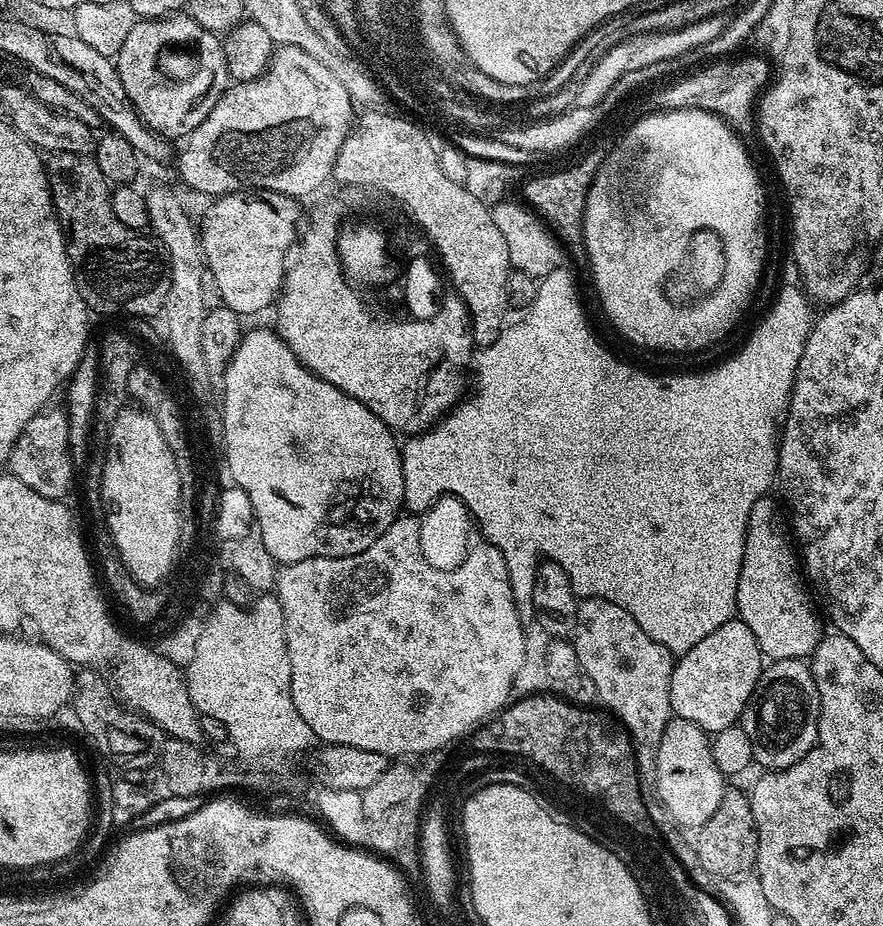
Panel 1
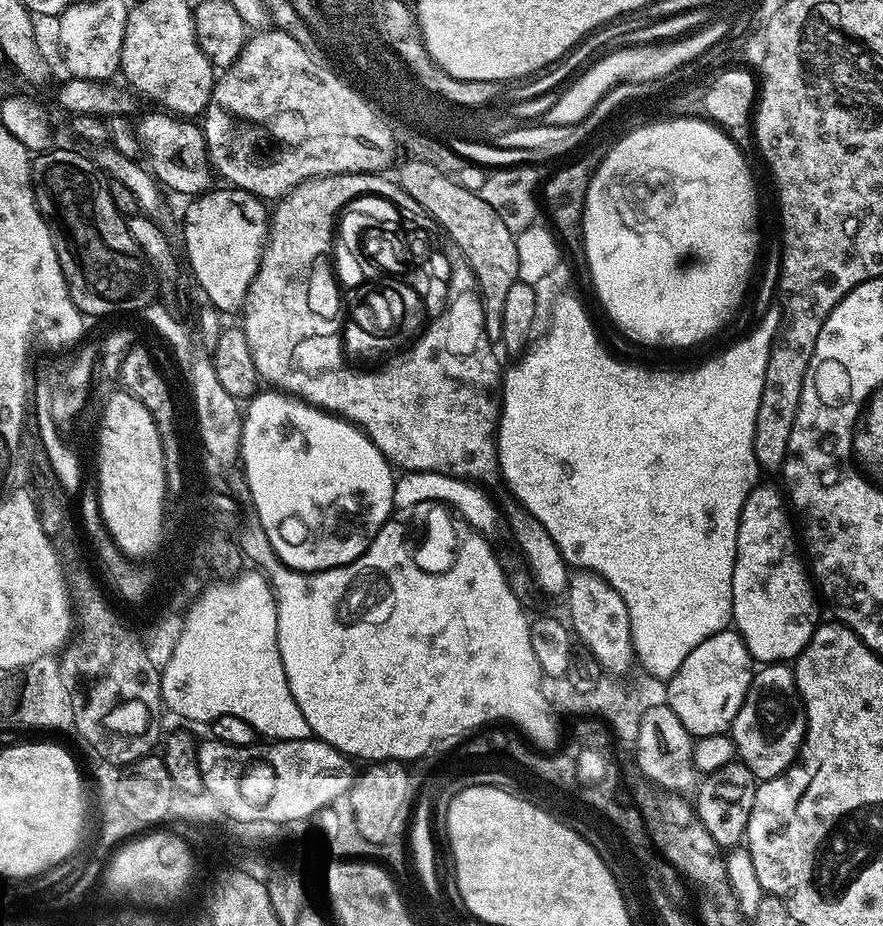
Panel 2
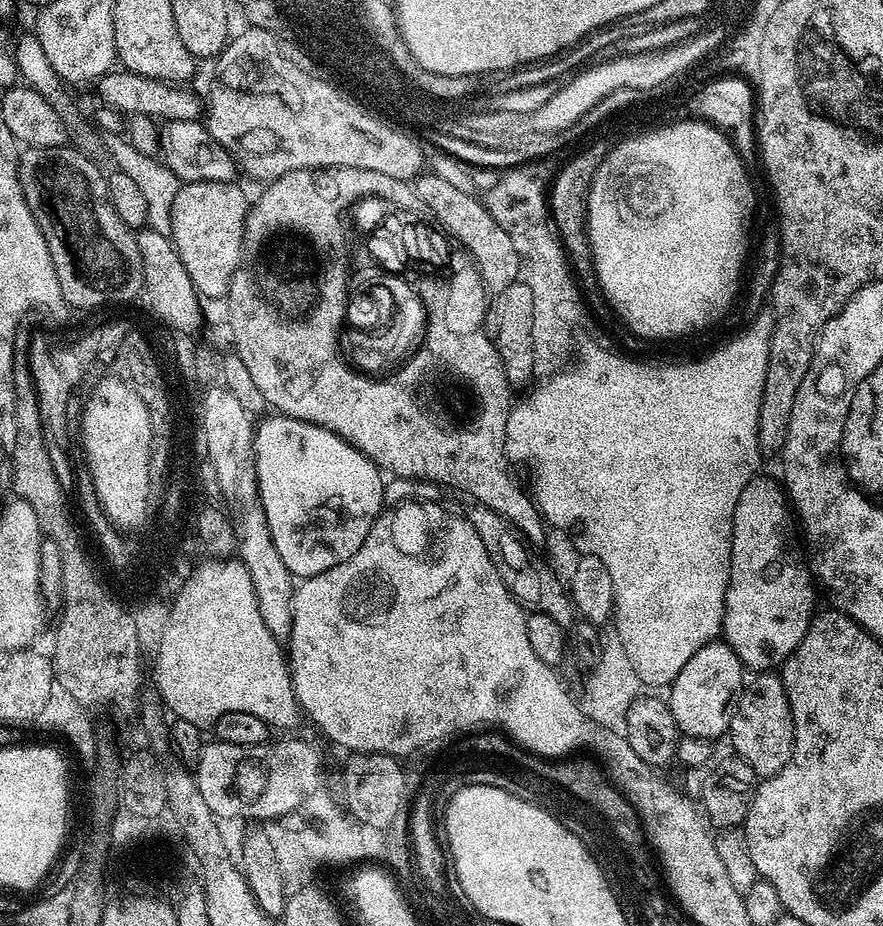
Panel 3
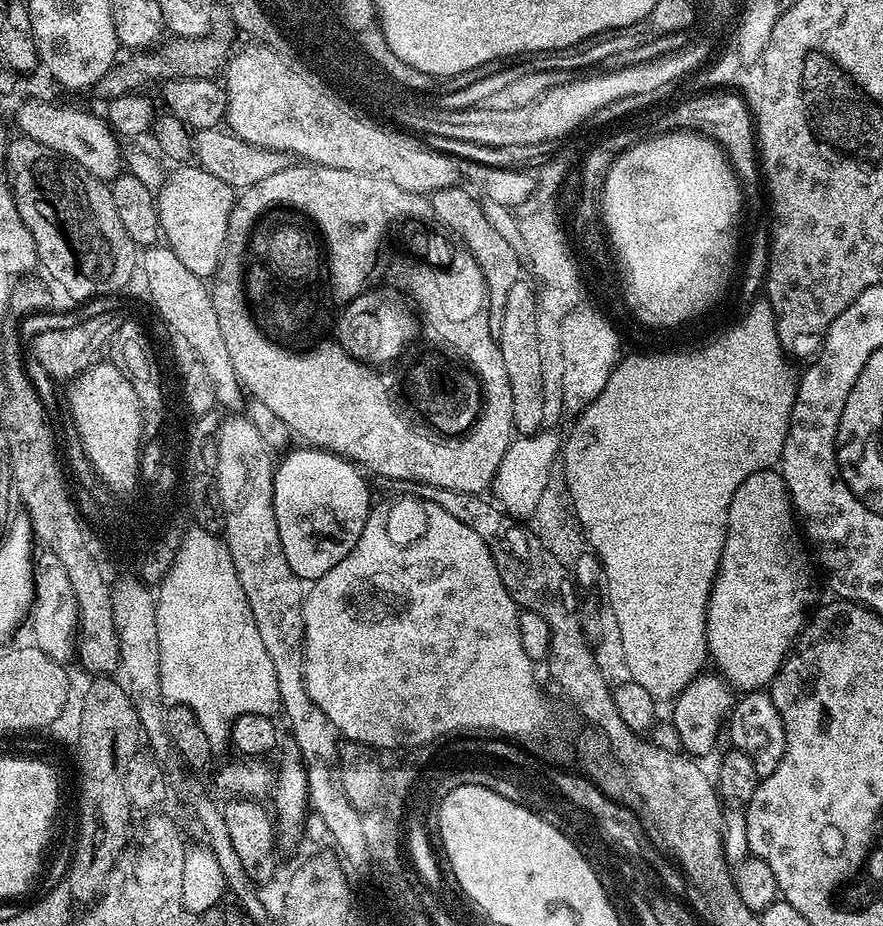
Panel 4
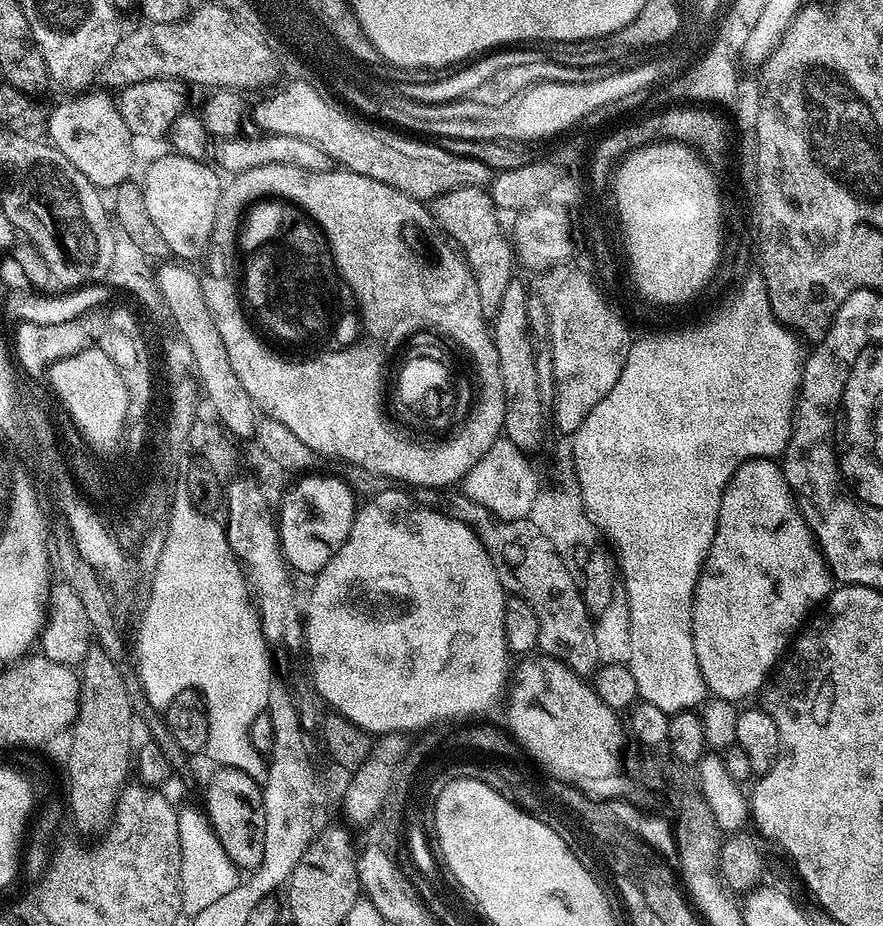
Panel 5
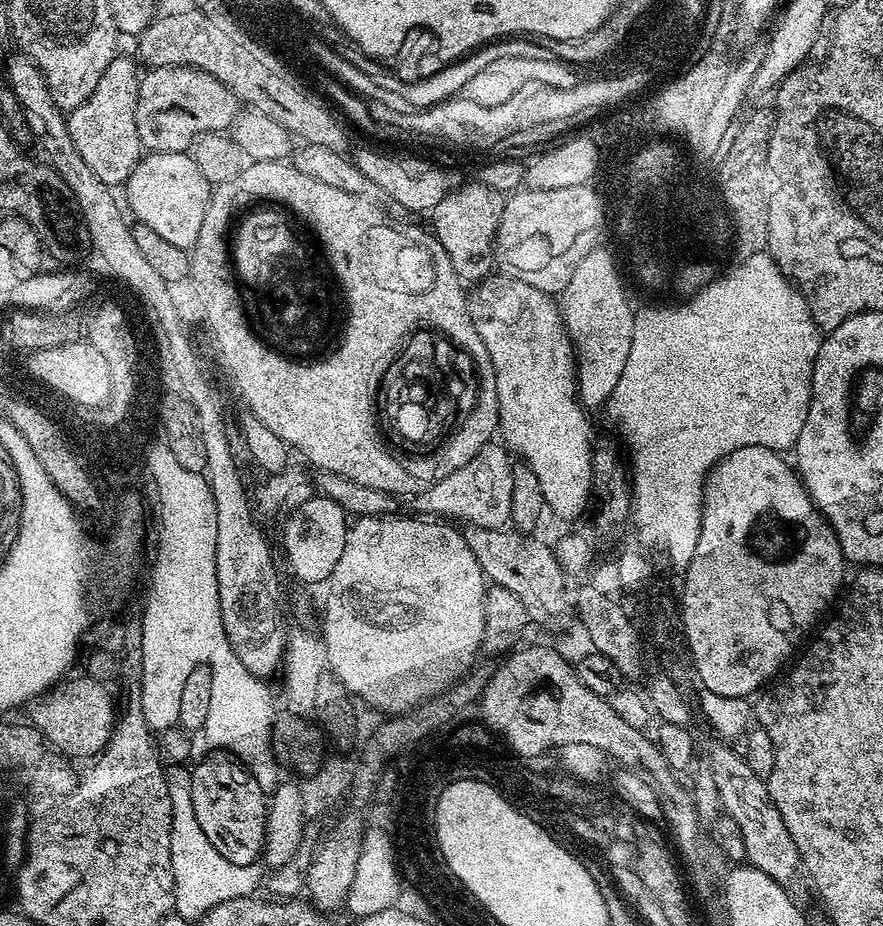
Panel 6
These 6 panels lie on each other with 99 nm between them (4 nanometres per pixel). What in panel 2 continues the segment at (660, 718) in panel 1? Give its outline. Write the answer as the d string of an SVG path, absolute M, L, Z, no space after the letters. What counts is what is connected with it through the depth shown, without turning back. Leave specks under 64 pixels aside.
M576 570L568 578L567 600L567 619L575 639L597 659L603 671L607 673L629 665L634 659L634 633L627 616L626 602L622 602L618 590L610 587L595 572Z

